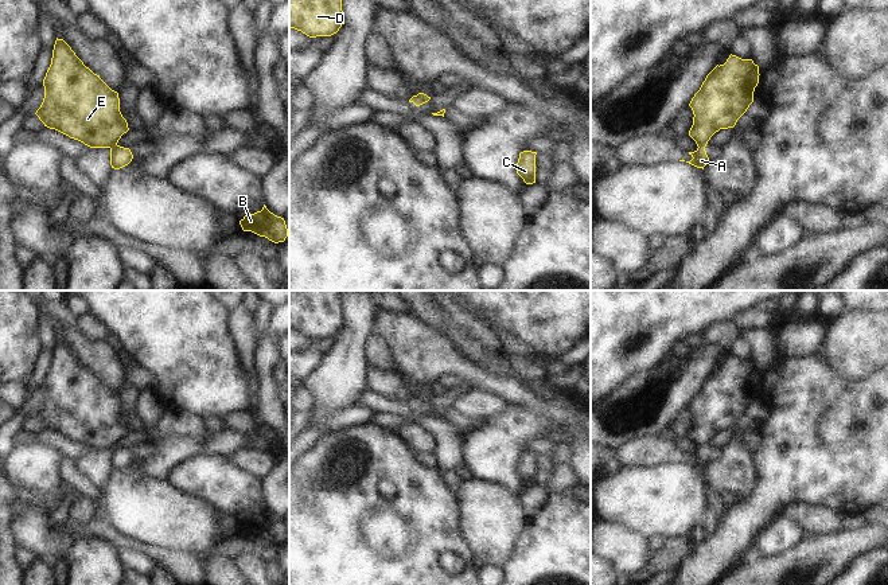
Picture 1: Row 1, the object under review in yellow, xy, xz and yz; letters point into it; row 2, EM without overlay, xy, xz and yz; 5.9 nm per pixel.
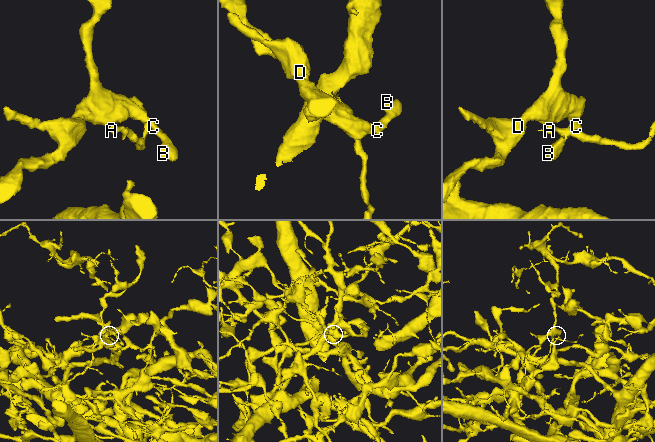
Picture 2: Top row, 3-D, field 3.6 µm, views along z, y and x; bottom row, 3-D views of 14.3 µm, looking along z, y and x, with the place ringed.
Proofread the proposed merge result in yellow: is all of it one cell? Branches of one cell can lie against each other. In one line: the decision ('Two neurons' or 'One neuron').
Two neurons

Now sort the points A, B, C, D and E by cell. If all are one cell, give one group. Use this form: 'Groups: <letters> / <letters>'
Groups: A / B C D E

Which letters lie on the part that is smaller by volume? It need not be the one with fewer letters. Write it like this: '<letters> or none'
A

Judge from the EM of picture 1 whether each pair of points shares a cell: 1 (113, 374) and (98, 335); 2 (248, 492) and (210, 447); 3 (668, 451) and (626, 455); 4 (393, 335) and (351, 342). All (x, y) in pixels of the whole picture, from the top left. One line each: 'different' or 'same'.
1: different
2: different
3: same
4: different

